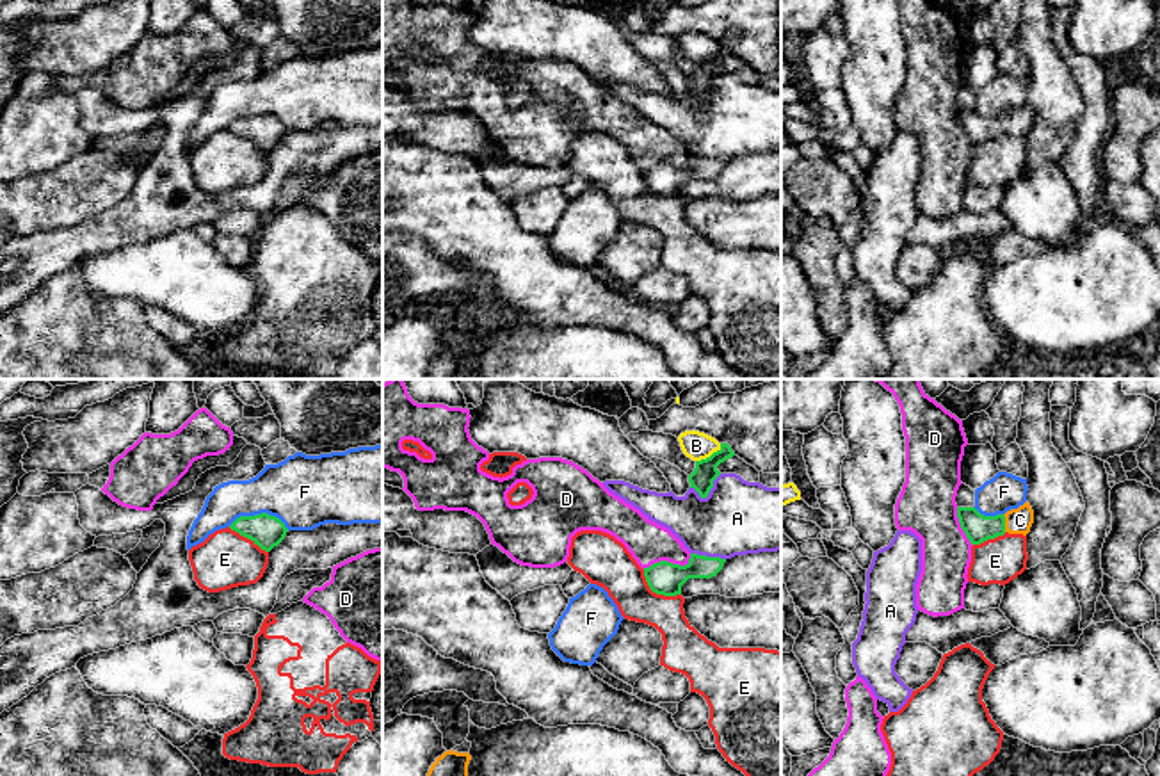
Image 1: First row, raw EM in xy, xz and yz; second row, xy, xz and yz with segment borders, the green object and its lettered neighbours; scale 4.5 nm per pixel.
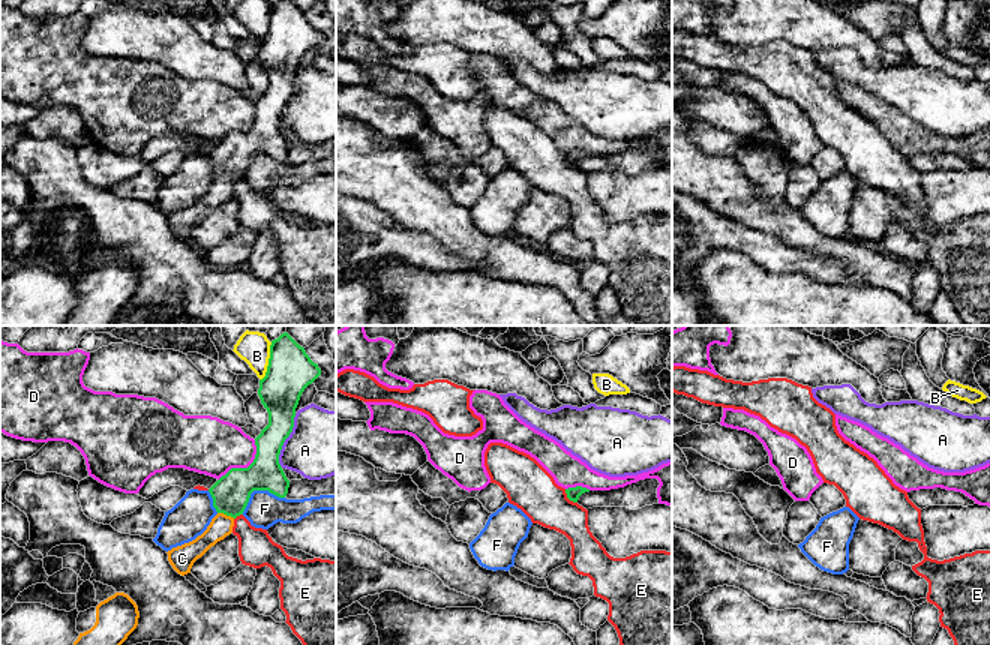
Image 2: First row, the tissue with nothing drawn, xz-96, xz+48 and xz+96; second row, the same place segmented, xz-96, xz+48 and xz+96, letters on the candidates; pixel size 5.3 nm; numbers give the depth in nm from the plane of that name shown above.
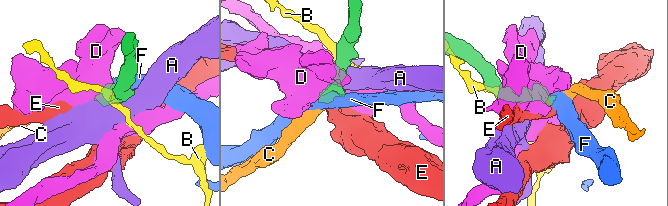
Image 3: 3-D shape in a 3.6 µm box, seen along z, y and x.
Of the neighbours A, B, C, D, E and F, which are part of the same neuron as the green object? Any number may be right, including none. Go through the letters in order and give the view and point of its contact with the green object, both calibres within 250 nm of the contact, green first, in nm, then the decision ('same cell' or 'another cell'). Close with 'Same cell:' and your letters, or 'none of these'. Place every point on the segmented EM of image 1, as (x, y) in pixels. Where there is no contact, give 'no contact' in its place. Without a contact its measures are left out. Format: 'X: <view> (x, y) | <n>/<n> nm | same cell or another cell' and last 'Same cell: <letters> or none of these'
A: xz (708, 492) | 110/340 nm | another cell
B: xz (710, 456) | 110/130 nm | another cell
C: yz (1004, 524) | 130/120 nm | same cell
D: xz (668, 563) | 150/190 nm | another cell
E: xz (657, 593) | 150/200 nm | another cell
F: xy (258, 515) | 150/340 nm | another cell
Same cell: C

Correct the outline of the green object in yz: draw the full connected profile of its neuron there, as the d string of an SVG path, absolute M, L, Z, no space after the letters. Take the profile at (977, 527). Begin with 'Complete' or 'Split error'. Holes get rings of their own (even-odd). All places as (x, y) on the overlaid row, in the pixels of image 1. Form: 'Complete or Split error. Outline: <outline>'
Split error. Outline: M1028 502L996 516L984 516L975 507L957 507L957 518L970 543L980 545L1005 532L1027 536L1034 523L1034 511Z

